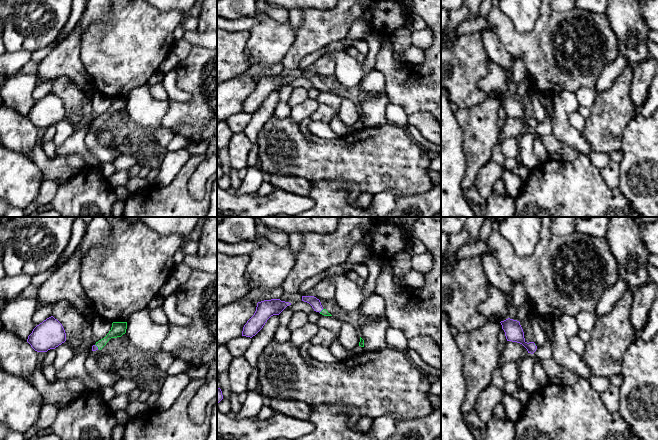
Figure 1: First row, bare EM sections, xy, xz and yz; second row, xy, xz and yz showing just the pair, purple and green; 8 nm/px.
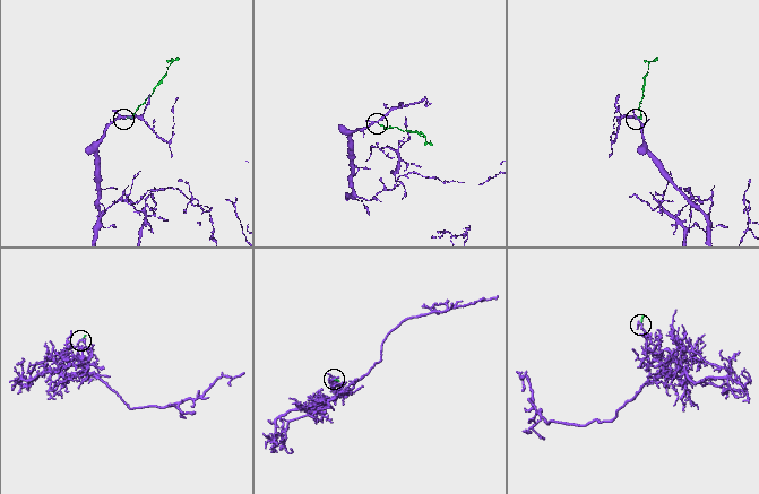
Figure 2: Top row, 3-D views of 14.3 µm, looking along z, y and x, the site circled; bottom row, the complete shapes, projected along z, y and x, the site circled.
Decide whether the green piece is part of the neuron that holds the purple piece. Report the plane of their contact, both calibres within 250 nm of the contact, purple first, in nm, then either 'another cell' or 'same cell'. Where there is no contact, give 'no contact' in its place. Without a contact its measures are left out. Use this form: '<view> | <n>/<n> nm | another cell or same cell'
xy | 50/110 nm | same cell

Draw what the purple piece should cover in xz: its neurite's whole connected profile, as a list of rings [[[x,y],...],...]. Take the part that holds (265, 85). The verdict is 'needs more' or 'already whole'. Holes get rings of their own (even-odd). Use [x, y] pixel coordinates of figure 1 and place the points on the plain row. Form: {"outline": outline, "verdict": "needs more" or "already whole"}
{"outline": [[[280,75],[258,78],[254,91],[243,103],[242,112],[252,114],[263,104],[271,92],[279,91],[289,81],[291,79],[281,77]]], "verdict": "already whole"}

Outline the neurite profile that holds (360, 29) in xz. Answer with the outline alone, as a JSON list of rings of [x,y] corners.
[[[356,20],[347,33],[347,36],[341,40],[345,43],[345,49],[341,51],[347,52],[349,49],[350,46],[346,43],[348,39],[364,39],[370,33],[371,27],[367,22],[363,20]]]

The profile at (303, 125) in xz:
[[[306,118],[299,122],[299,128],[301,132],[307,137],[310,138],[312,136],[312,133],[308,129],[308,124],[311,121],[310,118]]]

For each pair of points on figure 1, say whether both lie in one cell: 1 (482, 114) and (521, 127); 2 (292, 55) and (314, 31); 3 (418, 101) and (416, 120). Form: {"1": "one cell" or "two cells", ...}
{"1": "two cells", "2": "one cell", "3": "two cells"}

